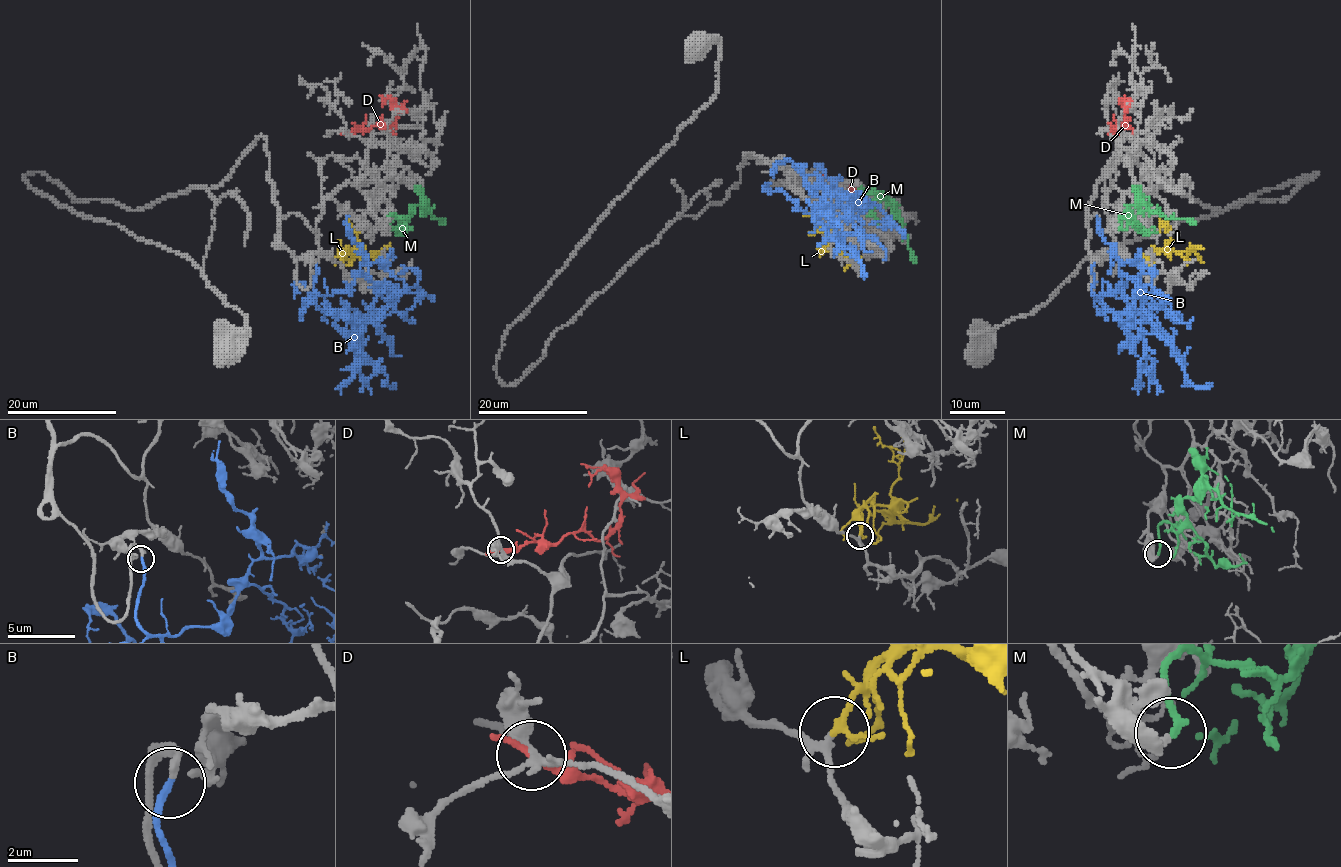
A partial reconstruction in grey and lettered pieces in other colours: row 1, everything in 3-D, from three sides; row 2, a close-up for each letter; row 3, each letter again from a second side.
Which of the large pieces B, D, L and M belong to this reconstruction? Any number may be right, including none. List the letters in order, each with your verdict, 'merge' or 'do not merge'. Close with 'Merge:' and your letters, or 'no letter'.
B: merge
D: do not merge
L: merge
M: merge
Merge: B, L, M

